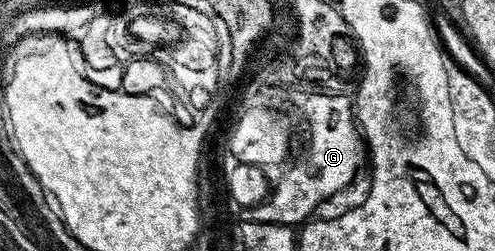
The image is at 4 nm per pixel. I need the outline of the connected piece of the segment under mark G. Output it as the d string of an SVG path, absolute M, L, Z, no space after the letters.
M307 123L308 134L310 134L310 145L308 153L302 161L296 162L290 166L280 177L275 181L267 199L259 205L255 205L249 210L248 217L251 222L255 223L272 223L282 224L284 226L299 226L307 222L316 212L318 205L330 197L338 195L339 206L345 210L352 210L365 200L368 196L368 191L371 187L371 182L364 179L358 181L354 187L346 188L354 179L358 167L366 161L366 145L363 141L363 136L359 133L357 123Z

